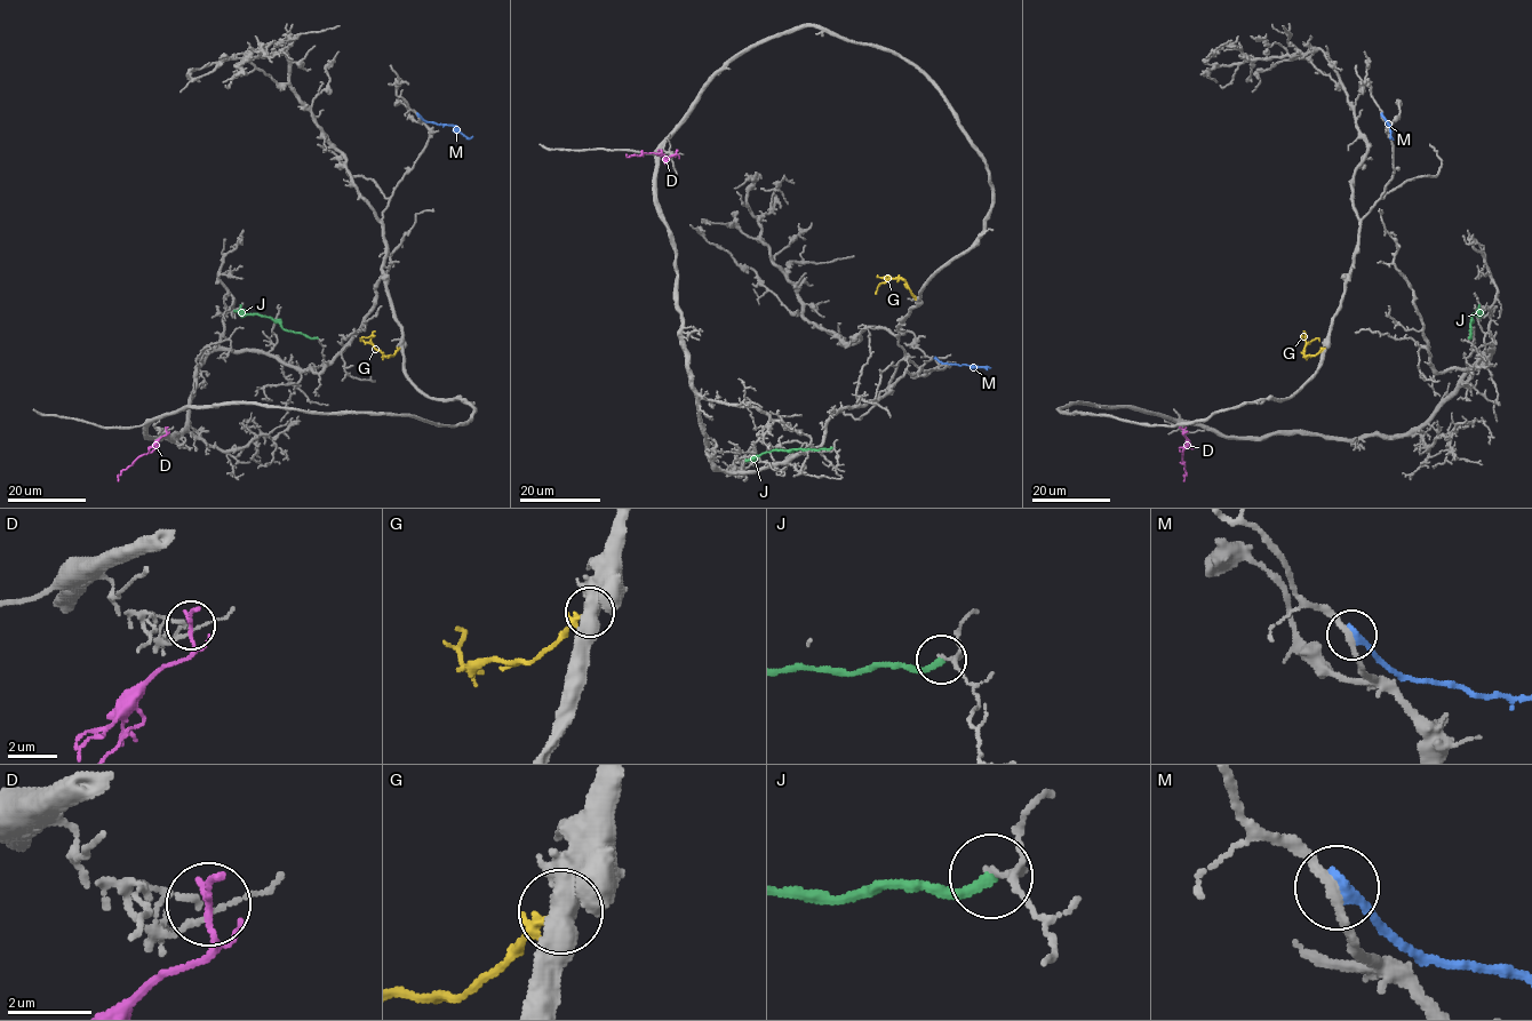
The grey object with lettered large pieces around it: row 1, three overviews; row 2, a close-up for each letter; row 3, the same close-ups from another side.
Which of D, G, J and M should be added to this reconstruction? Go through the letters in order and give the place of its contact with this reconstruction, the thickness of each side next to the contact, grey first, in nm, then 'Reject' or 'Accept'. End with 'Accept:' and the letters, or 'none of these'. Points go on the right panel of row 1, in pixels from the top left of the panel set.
D: Touches grey at (1183, 430). Thickness 110 nm (grey) against 130 nm. Reject
G: Touches grey at (1324, 348). Thickness 280 nm (grey) against 200 nm. Reject
J: Touches grey at (1469, 337). Thickness 130 nm (grey) against 320 nm. Reject
M: Touches grey at (1381, 114). Thickness 200 nm (grey) against 320 nm. Reject
Accept: none of these

